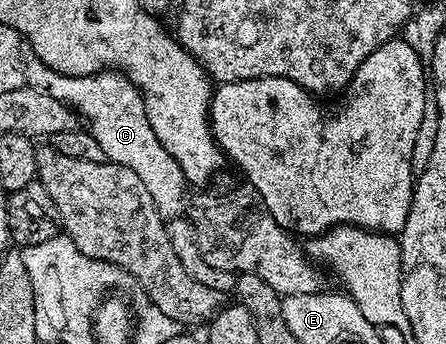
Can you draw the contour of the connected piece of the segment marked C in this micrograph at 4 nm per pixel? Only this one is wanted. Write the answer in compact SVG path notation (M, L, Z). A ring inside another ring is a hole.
M25 48L23 56L26 85L60 100L79 114L88 132L94 135L94 139L98 139L102 151L106 151L108 160L122 167L130 167L130 171L142 179L146 191L150 191L150 199L154 199L158 215L165 222L183 218L190 204L190 186L174 155L170 155L170 151L158 143L158 135L154 135L150 119L146 119L146 103L140 88L130 83L130 79L123 73L105 71L92 73L88 77L71 77L46 67L46 63L42 63L42 59L38 59L32 49Z

